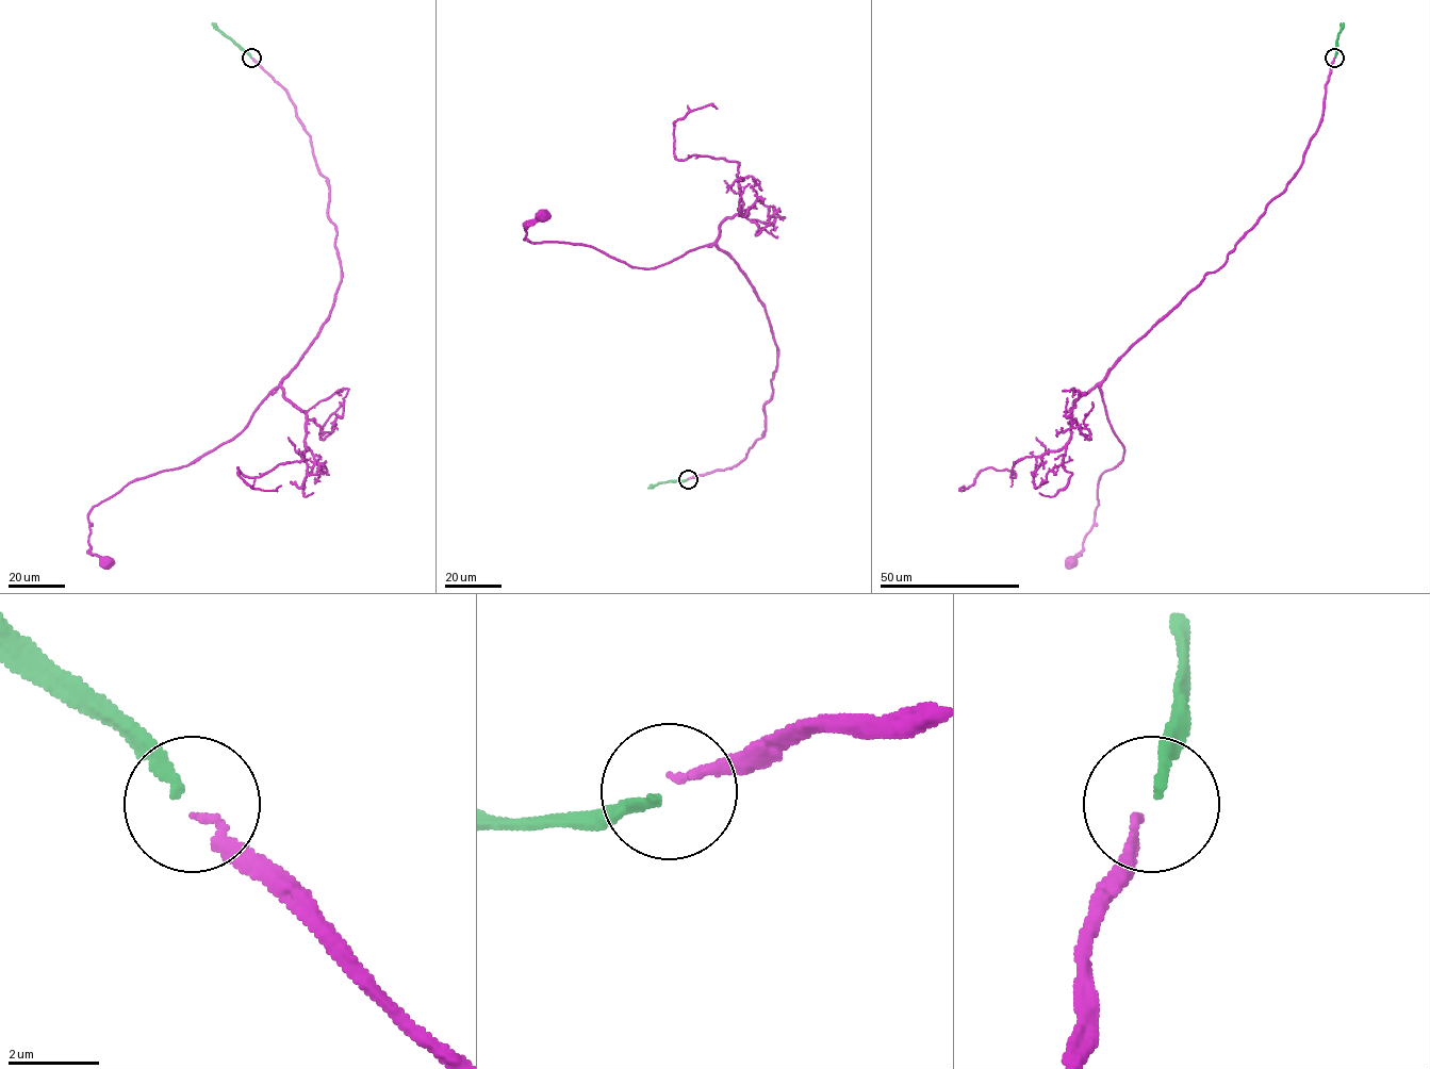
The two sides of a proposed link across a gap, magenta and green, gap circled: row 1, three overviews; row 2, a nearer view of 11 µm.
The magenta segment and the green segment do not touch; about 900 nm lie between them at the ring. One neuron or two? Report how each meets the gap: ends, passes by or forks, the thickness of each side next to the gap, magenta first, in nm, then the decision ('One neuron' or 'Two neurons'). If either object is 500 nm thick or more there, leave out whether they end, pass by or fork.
At the ring magenta ends. At the ring green ends. Thickness 200 nm (magenta) against 240 nm. Two neurons

